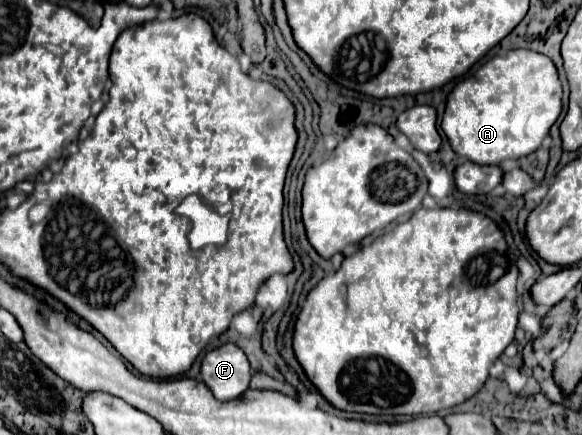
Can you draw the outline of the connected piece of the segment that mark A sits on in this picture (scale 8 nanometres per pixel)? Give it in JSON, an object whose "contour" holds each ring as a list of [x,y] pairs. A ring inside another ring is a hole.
{"contour":[[[510,50],[502,56],[494,56],[482,64],[466,80],[458,82],[446,100],[446,112],[442,118],[442,130],[450,140],[452,150],[458,156],[468,158],[474,164],[496,166],[502,160],[518,160],[540,148],[542,140],[548,136],[550,126],[562,112],[562,84],[554,62],[532,50]]]}

